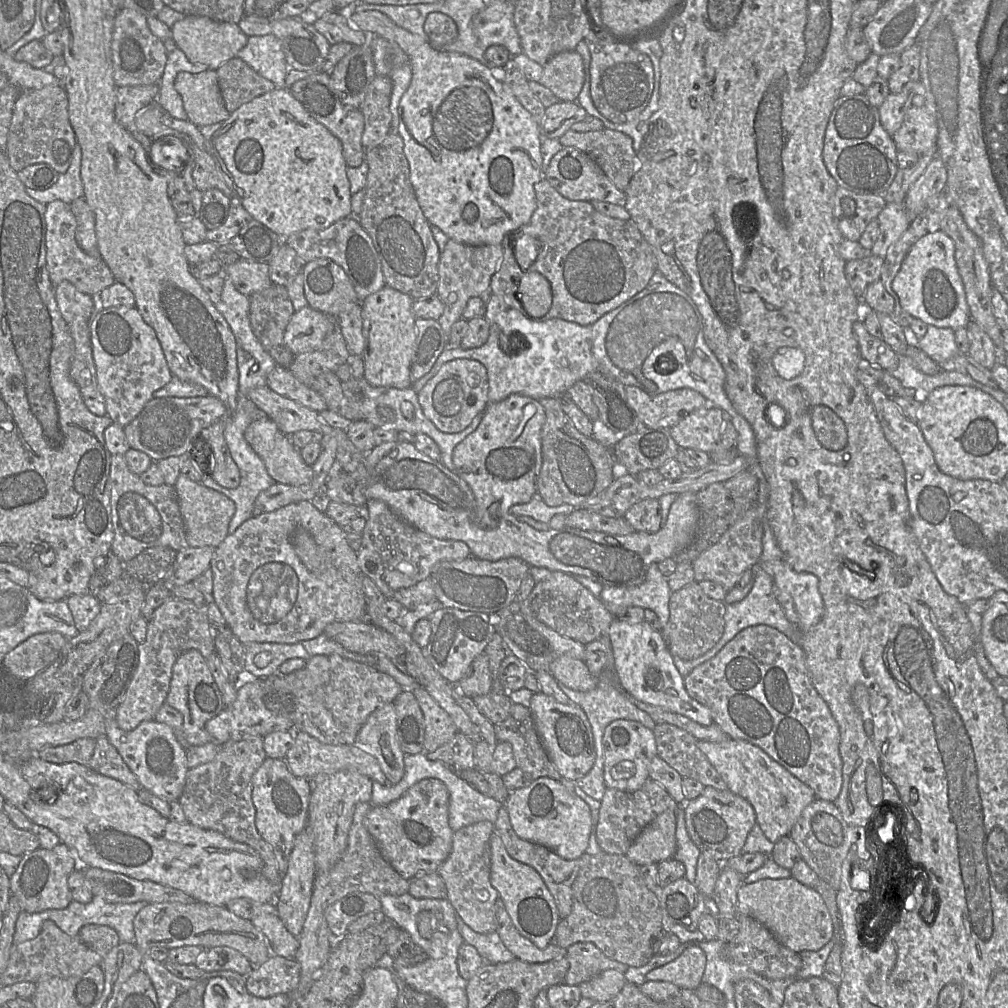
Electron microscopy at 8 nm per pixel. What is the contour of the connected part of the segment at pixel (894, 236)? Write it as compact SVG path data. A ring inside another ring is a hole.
M886 203L877 218L879 235L871 254L884 259L888 249L905 233L911 221L908 219L904 203Z

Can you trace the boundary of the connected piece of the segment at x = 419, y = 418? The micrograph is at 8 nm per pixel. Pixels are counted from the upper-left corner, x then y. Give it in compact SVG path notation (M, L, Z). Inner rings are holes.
M351 377L348 381L342 382L342 390L353 409L360 414L360 419L364 419L375 427L390 429L394 431L405 431L412 435L426 434L431 437L438 445L441 458L440 461L450 470L454 471L453 450L458 443L471 434L482 420L483 413L479 413L463 431L458 433L444 433L440 431L424 414L419 401L418 395L412 387L407 389L397 389L394 387L372 386L364 378L355 379ZM403 401L409 401L414 412L410 416L406 416L401 411Z

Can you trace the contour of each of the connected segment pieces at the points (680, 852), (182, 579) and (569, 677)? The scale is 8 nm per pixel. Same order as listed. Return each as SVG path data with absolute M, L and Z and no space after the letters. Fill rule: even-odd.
M679 804L675 811L676 815L676 845L674 859L682 862L685 866L685 876L690 883L695 883L697 874L697 861L701 853L700 849L690 838L685 823L684 805Z
M188 545L177 551L173 581L178 583L192 582L205 570L211 568L214 549L215 547L212 546L191 547Z
M563 655L550 665L549 672L558 683L578 692L587 692L596 688L599 683L588 670L584 661Z

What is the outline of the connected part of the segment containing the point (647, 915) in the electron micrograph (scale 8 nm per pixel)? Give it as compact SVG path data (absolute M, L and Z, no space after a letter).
M584 854L572 886L571 913L559 920L557 945L567 949L574 943L591 942L608 958L630 967L645 965L653 957L651 939L663 928L663 915L657 892L644 884L639 867L625 855Z

